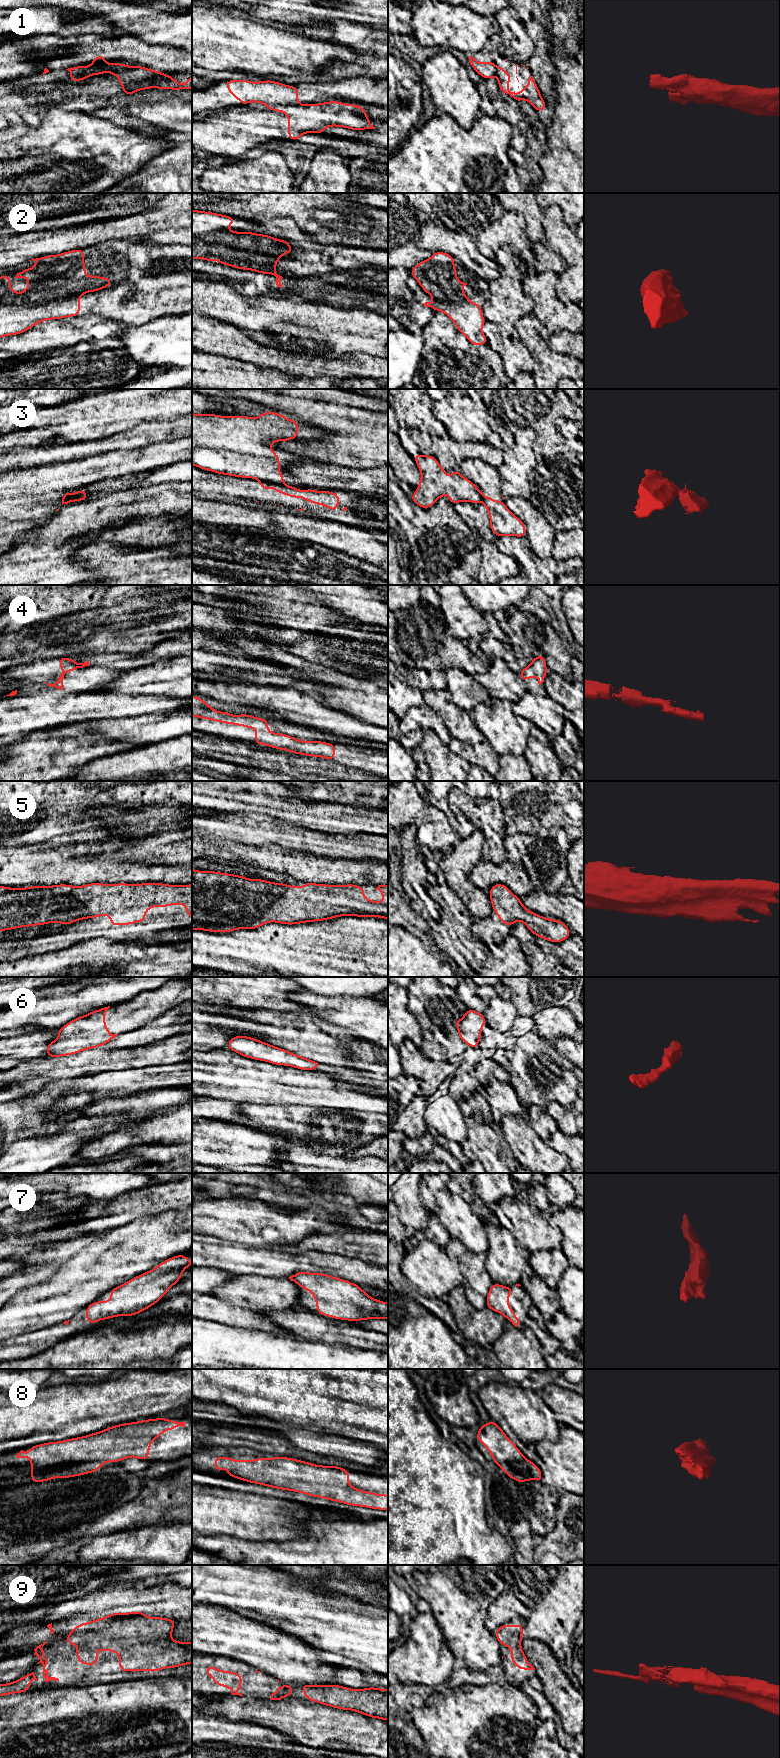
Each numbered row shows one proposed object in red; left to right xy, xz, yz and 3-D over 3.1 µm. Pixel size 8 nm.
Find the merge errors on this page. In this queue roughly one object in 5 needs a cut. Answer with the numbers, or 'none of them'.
1, 3

